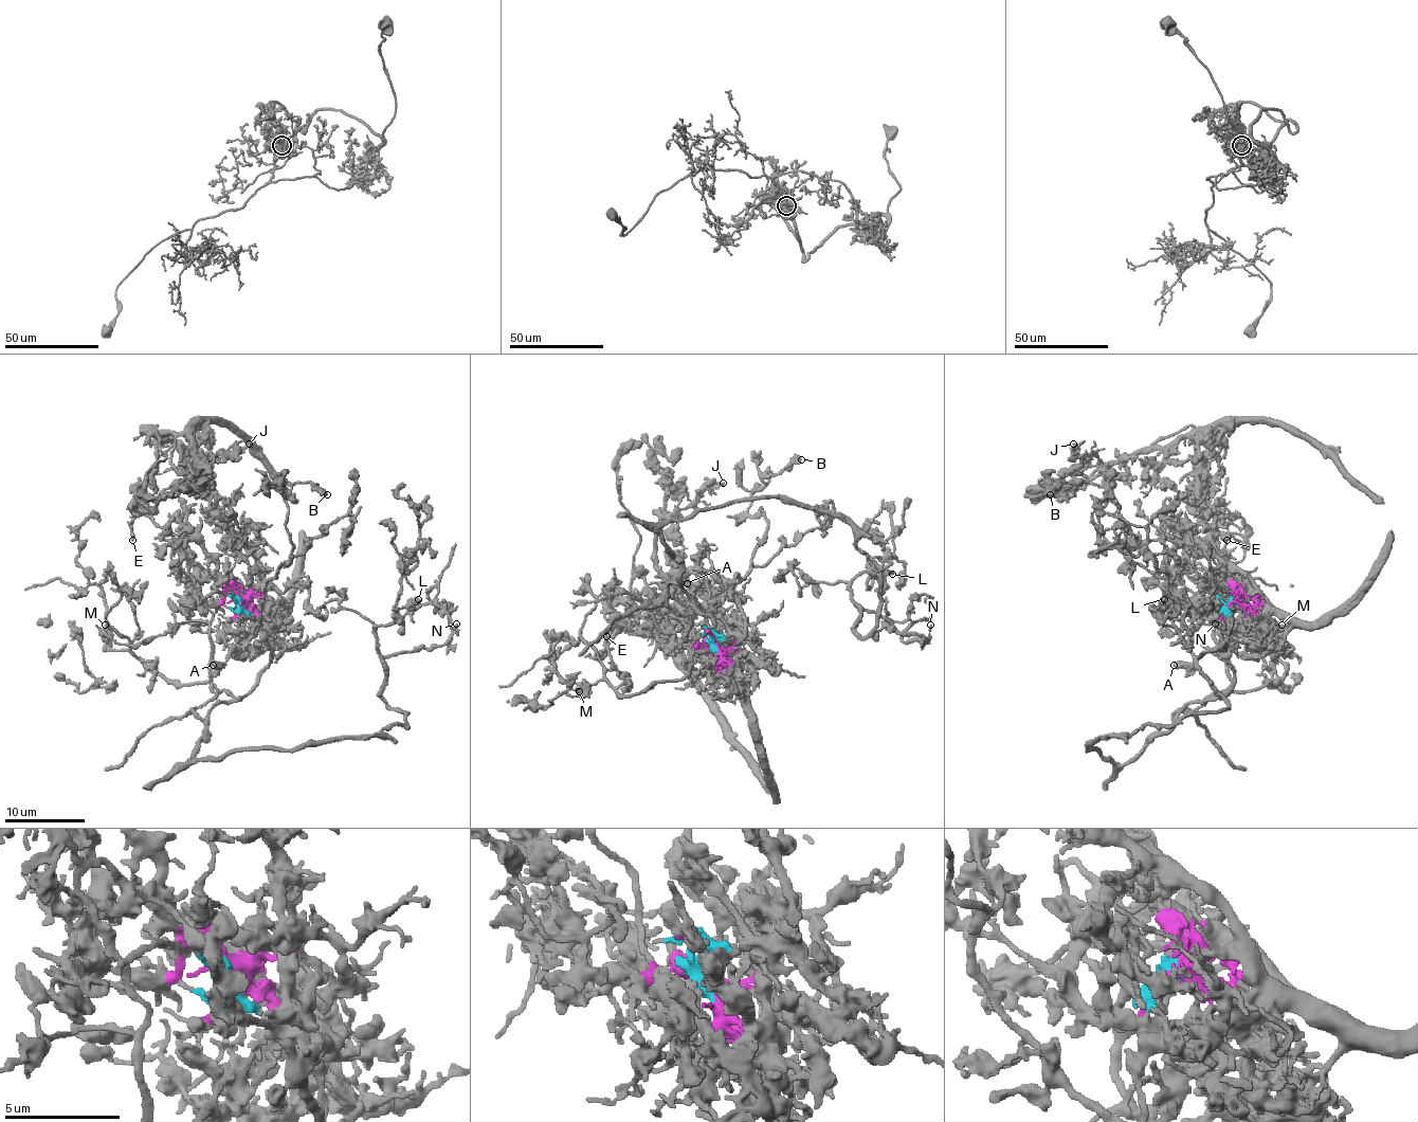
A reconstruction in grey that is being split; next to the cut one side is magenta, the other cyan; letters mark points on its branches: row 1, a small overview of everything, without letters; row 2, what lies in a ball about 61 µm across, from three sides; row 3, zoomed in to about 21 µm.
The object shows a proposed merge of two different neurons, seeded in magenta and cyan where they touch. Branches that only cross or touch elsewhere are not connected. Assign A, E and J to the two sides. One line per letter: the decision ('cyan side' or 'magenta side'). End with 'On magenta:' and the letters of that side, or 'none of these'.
A: magenta side
E: magenta side
J: magenta side
On magenta: A, E, J

